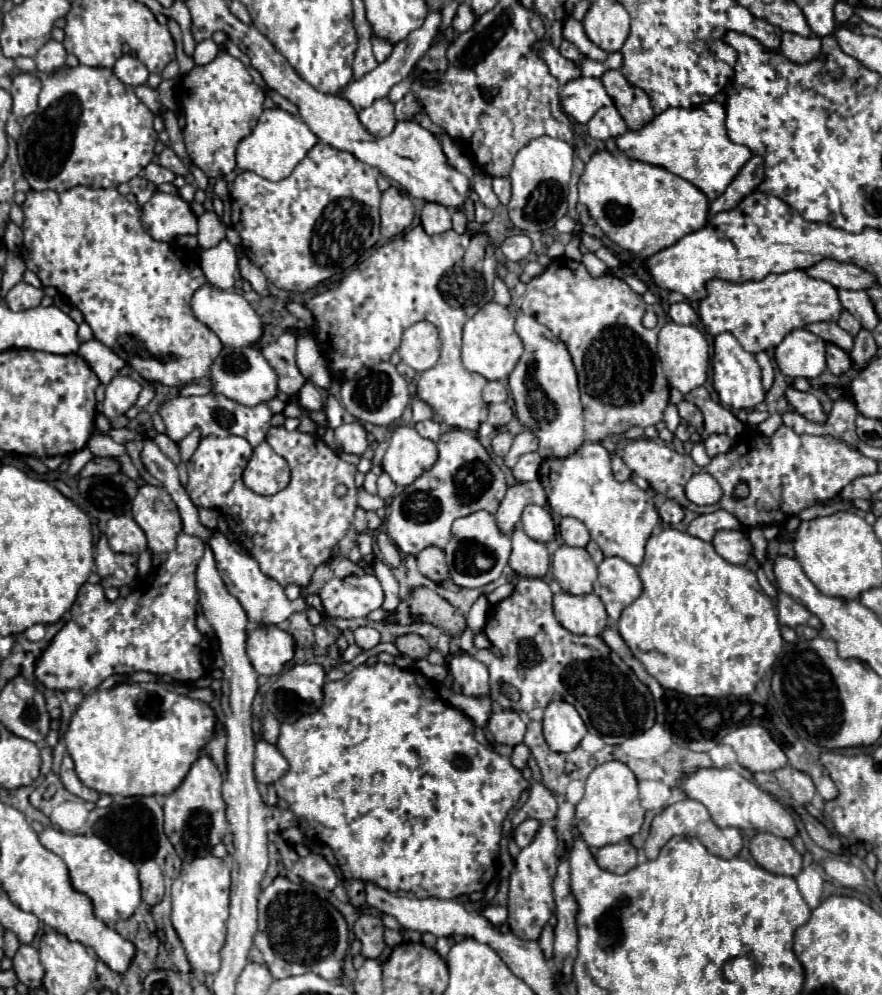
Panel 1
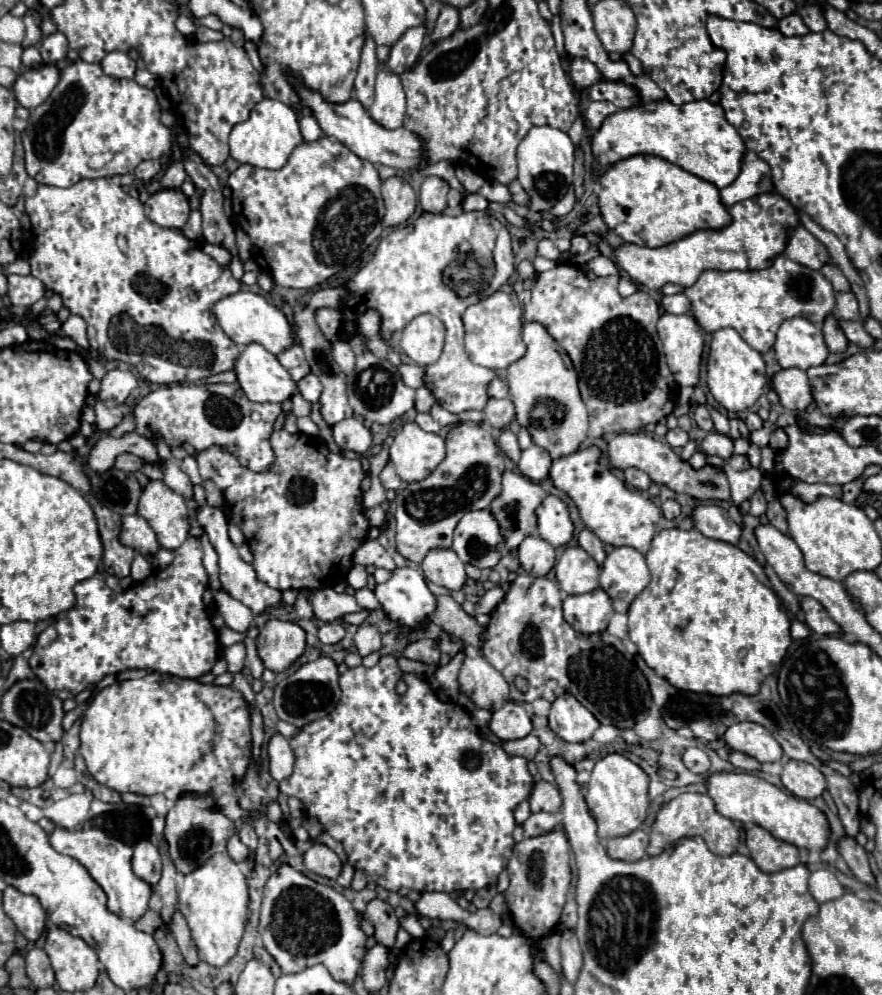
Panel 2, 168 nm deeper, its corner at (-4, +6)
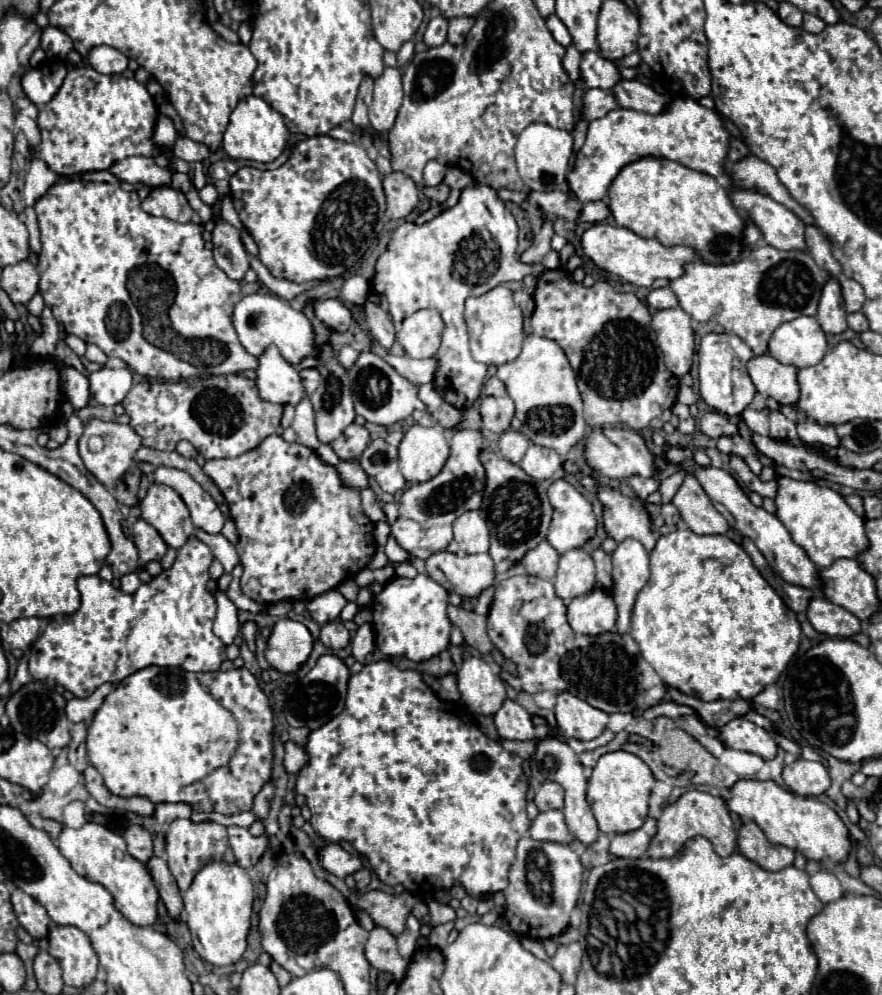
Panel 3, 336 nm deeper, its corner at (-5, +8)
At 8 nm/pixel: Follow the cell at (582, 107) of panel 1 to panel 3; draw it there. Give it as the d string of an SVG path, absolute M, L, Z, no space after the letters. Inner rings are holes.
M621 80L613 88L613 94L623 108L633 108L647 114L661 114L673 100L671 96L659 94L639 80Z

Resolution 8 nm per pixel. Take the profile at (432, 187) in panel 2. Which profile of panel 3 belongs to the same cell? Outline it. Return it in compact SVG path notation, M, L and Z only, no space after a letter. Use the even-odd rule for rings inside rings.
M429 160L429 164L425 166L425 176L423 176L423 184L427 186L437 186L443 182L445 176L445 164L437 162L437 160Z

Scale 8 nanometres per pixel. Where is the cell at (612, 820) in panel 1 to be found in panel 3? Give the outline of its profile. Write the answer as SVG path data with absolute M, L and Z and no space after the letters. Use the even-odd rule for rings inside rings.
M609 752L603 754L595 768L585 766L585 774L589 778L587 788L587 802L595 814L595 820L599 824L599 830L603 832L631 832L641 828L641 824L647 818L649 808L649 794L655 784L653 774L649 772L649 766L635 754L629 752Z

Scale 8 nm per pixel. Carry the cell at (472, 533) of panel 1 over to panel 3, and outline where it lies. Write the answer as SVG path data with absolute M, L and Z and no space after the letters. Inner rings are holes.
M471 510L461 514L453 522L455 542L465 554L479 554L489 550L489 528L481 518L479 510Z

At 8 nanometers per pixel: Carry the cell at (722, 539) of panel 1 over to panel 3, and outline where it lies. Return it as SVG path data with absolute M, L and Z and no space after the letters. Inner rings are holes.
M685 476L671 502L695 534L725 534L729 530L727 520L713 508L705 490L693 476Z

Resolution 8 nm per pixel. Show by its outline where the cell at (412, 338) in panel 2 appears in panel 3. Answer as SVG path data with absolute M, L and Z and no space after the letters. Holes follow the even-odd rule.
M417 310L403 320L397 332L397 342L409 358L433 358L439 350L443 334L443 320L433 310Z

